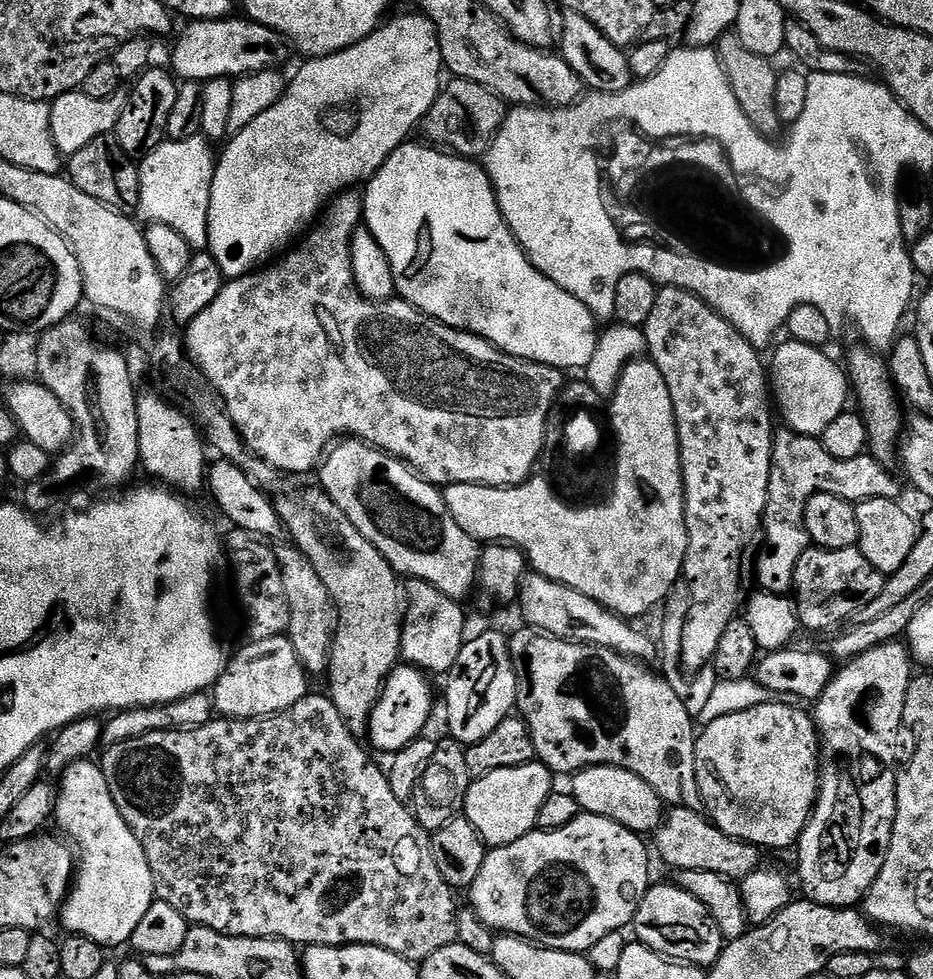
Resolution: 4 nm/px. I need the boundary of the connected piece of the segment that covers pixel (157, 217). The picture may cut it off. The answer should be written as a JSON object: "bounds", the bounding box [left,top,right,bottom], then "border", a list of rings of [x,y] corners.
{"bounds":[138,138,218,250],"border":[[[197,138],[194,140],[169,140],[165,139],[164,143],[160,144],[153,150],[153,152],[148,153],[147,156],[143,157],[139,161],[138,167],[140,170],[140,206],[138,209],[139,215],[145,216],[145,221],[151,222],[153,224],[165,224],[170,226],[174,230],[178,230],[178,234],[182,234],[182,238],[188,240],[188,245],[193,248],[193,250],[204,250],[208,246],[208,219],[210,218],[210,194],[212,193],[212,179],[216,173],[216,162],[218,159],[217,153],[214,151],[212,153],[213,145],[209,143],[207,139]]]}

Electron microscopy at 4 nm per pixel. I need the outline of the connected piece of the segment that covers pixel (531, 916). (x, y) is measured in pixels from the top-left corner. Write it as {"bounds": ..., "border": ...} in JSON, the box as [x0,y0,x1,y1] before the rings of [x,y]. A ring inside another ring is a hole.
{"bounds":[470,812,650,954],"border":[[[589,812],[576,816],[574,822],[562,826],[558,830],[550,830],[549,832],[533,830],[527,832],[522,838],[518,838],[518,842],[510,842],[501,848],[492,848],[485,855],[482,870],[478,870],[478,878],[474,878],[470,889],[470,895],[472,895],[470,906],[478,914],[478,918],[482,918],[482,922],[486,922],[486,926],[497,934],[521,936],[523,940],[530,940],[533,944],[540,944],[544,948],[566,950],[567,952],[583,952],[585,954],[591,953],[592,947],[598,942],[602,942],[602,938],[606,938],[606,934],[627,929],[627,924],[629,927],[635,921],[638,906],[644,895],[648,893],[650,887],[648,852],[650,856],[650,848],[649,845],[647,848],[640,840],[643,839],[637,833],[631,832],[626,826],[622,826],[610,818],[602,818]]]}

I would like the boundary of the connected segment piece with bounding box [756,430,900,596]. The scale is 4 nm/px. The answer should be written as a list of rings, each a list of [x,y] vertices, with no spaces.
[[[789,430],[775,433],[772,442],[772,469],[768,501],[762,521],[764,549],[756,560],[756,580],[761,589],[773,596],[783,596],[793,591],[790,558],[795,558],[809,547],[808,532],[804,528],[806,502],[816,492],[834,494],[843,500],[859,502],[899,497],[900,484],[888,473],[889,469],[876,461],[876,457],[865,454],[858,458],[839,460],[826,454],[823,443],[815,436],[803,436]]]

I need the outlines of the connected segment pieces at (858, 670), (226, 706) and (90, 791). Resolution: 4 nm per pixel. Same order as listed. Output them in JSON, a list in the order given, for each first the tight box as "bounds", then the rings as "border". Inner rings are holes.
[{"bounds":[798,642,914,908],"border":[[[893,642],[878,645],[869,652],[864,652],[847,661],[844,668],[835,673],[832,681],[826,686],[826,690],[815,701],[814,719],[816,731],[820,738],[820,750],[822,763],[820,766],[820,790],[816,793],[816,804],[812,808],[812,817],[806,822],[798,841],[800,848],[800,884],[804,887],[803,895],[822,906],[831,908],[856,908],[867,896],[870,886],[878,878],[882,870],[882,862],[886,862],[886,854],[890,850],[890,838],[894,834],[894,818],[896,817],[896,778],[898,775],[898,763],[896,764],[896,735],[902,732],[902,721],[904,718],[904,707],[906,706],[906,694],[914,675],[914,661],[908,648],[903,643]]]},{"bounds":[211,635,310,720],"border":[[[287,635],[265,640],[252,640],[224,665],[224,673],[211,689],[213,709],[229,720],[260,720],[293,708],[303,696],[309,695],[310,677],[288,641]]]},{"bounds":[55,759,156,946],"border":[[[91,759],[78,762],[62,773],[63,780],[55,819],[64,823],[63,835],[78,849],[78,871],[58,917],[59,923],[64,923],[63,931],[73,936],[85,936],[105,946],[127,945],[154,902],[156,884],[152,881],[150,862],[146,862],[134,830],[130,830],[118,806],[114,806],[99,763]]]}]

